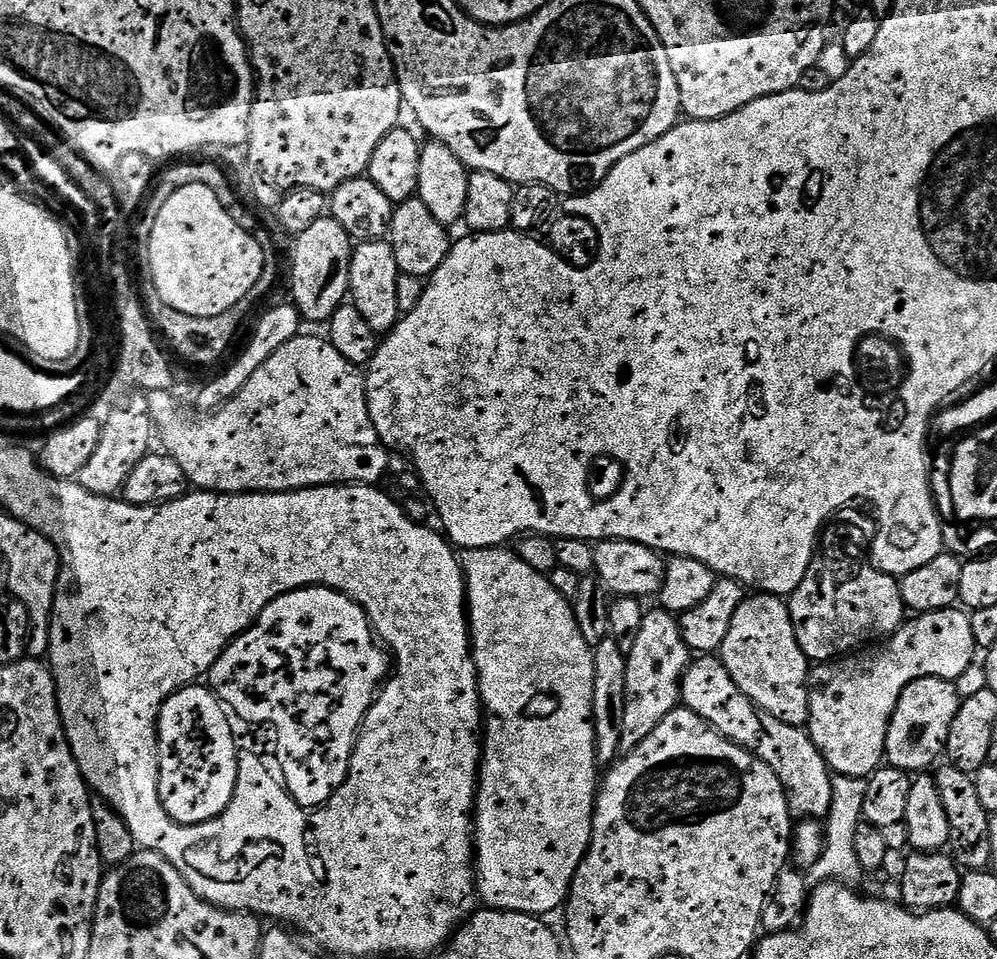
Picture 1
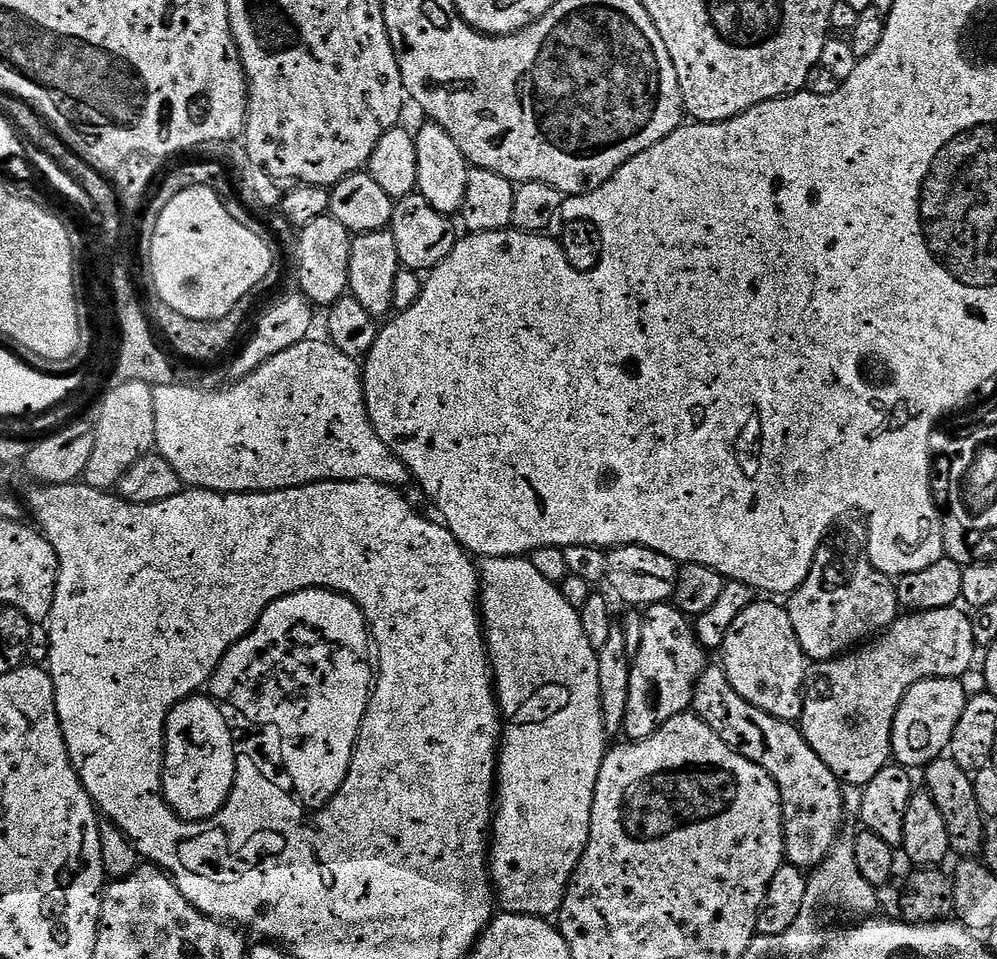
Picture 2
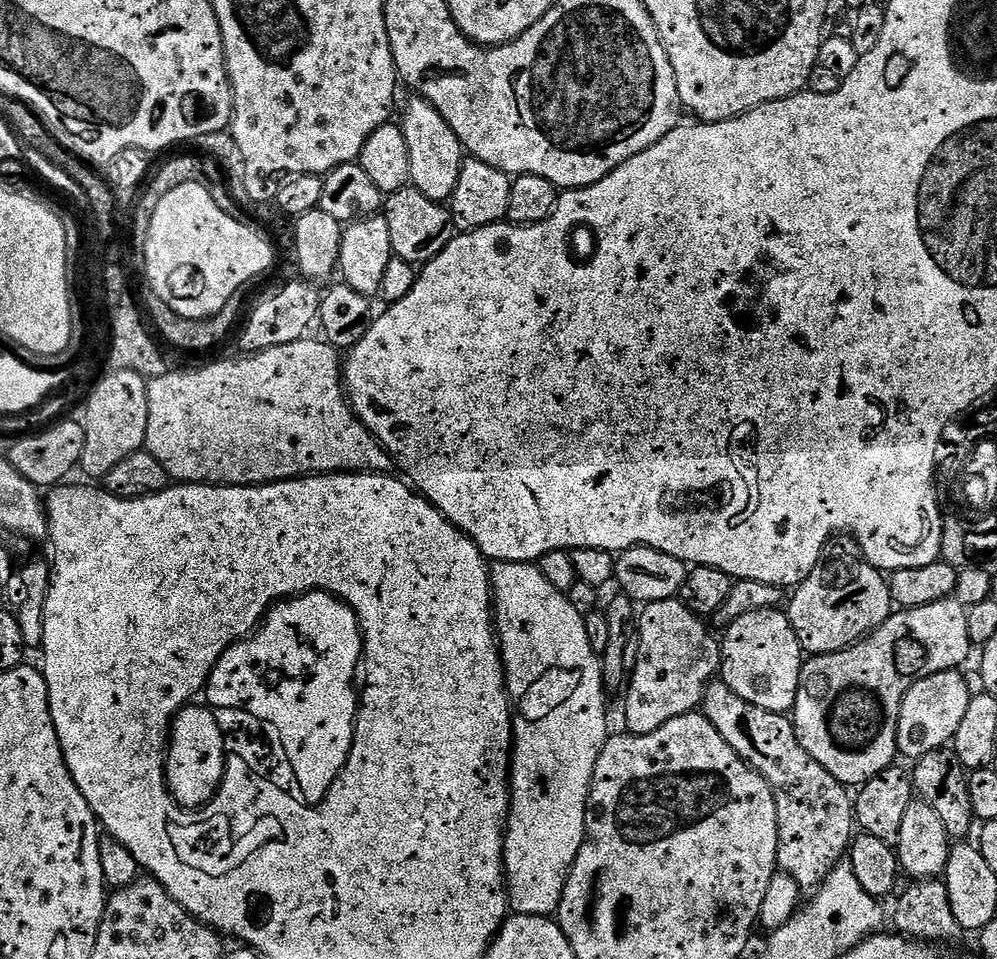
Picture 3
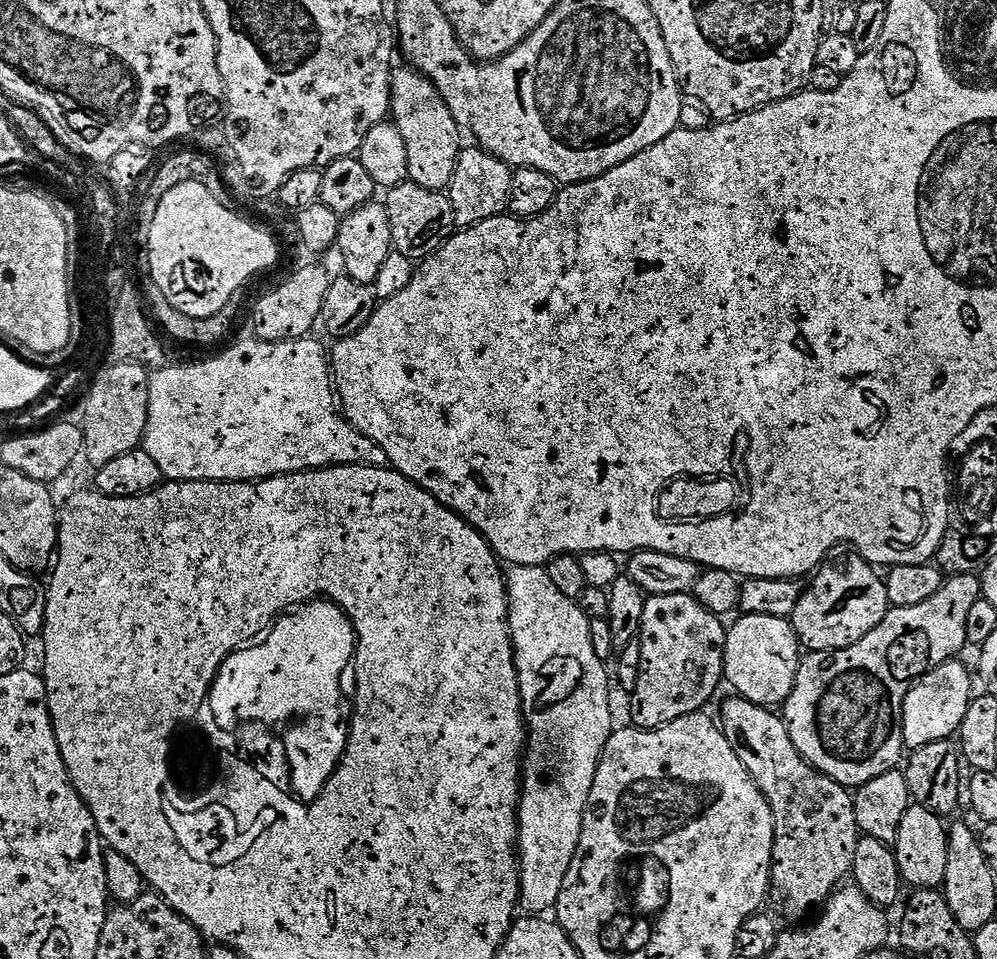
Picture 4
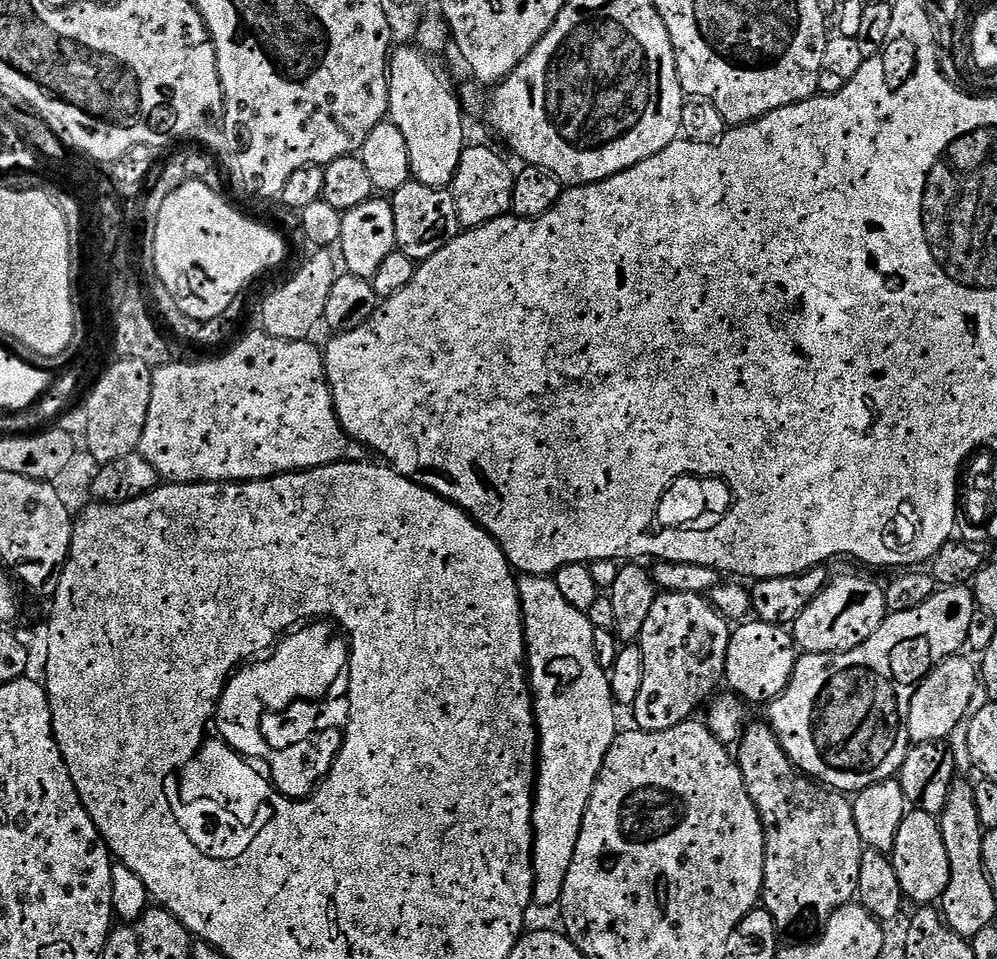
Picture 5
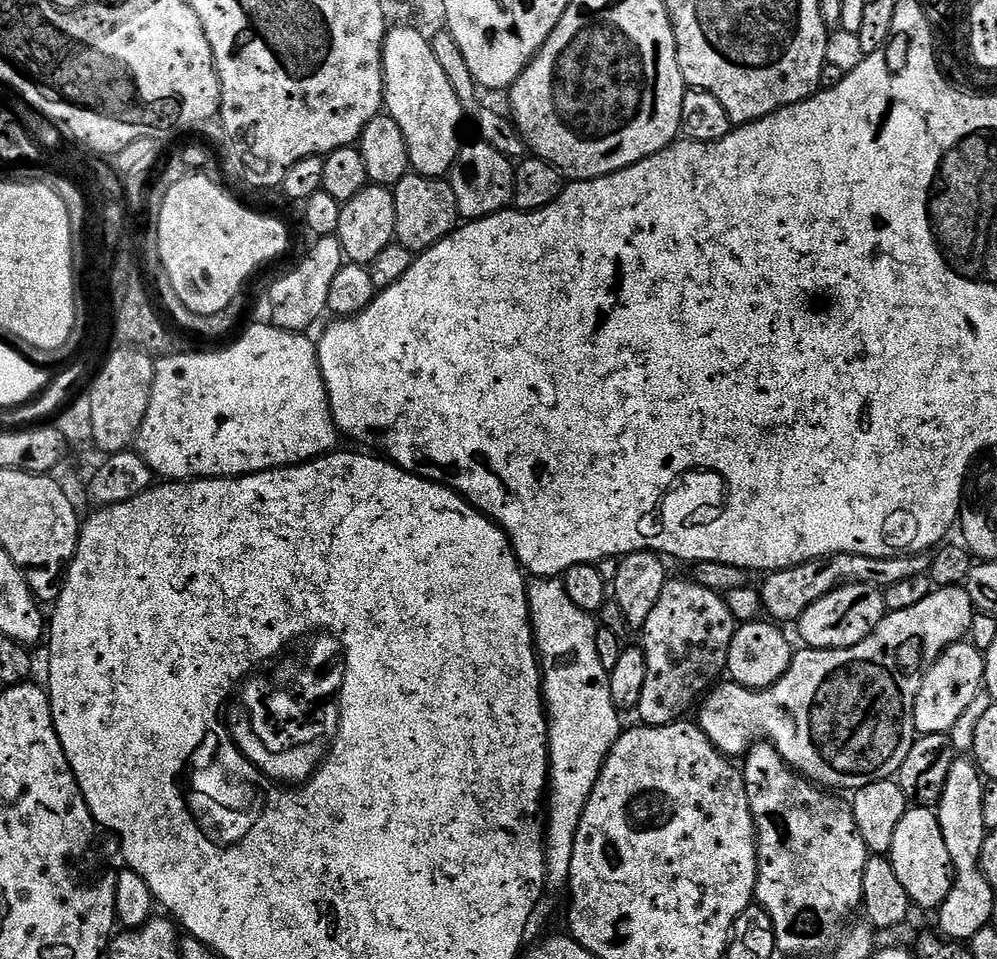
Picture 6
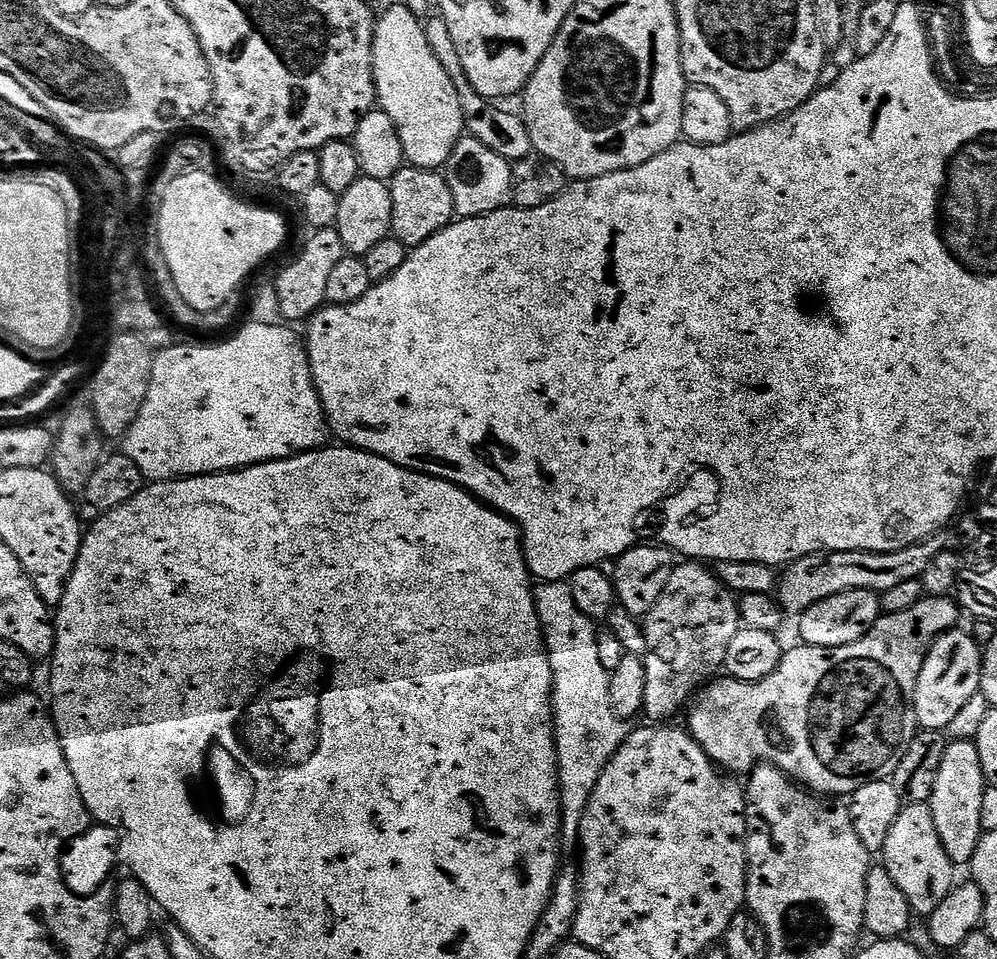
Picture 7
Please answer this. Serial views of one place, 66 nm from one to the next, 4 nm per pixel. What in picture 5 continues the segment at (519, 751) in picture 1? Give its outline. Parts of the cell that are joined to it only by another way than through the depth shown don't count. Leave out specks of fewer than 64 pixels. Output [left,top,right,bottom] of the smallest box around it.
[519,576,618,908]

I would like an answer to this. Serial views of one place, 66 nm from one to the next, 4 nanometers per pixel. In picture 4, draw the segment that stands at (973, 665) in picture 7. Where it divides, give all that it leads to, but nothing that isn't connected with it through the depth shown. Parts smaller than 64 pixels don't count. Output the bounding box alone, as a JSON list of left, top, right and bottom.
[902,658,972,750]

